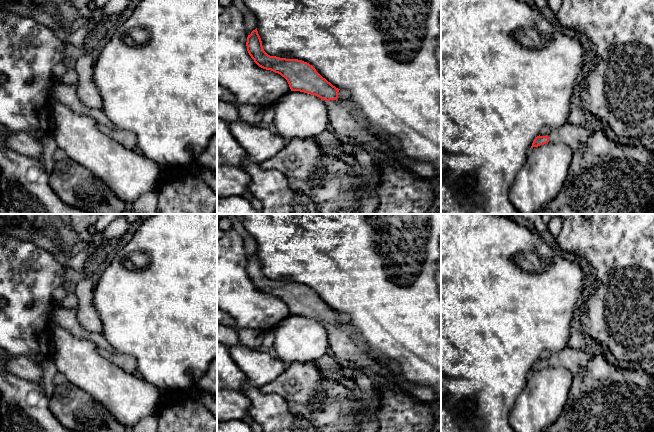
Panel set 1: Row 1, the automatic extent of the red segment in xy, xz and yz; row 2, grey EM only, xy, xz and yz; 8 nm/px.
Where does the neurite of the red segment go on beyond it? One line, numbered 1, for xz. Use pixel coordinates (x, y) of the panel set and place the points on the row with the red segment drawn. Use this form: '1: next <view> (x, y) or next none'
1: next xz (345, 121)

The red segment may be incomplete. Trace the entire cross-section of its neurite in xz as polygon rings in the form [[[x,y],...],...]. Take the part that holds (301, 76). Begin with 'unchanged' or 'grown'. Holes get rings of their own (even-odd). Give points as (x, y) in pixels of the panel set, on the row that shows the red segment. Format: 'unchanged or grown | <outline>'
grown | [[[257,28],[248,35],[246,46],[254,62],[259,67],[284,77],[291,91],[309,93],[326,100],[329,129],[339,138],[363,144],[372,152],[394,160],[431,181],[437,177],[437,171],[433,165],[406,157],[400,151],[400,145],[396,140],[381,141],[378,139],[368,128],[368,124],[356,109],[355,104],[348,99],[339,100],[340,89],[323,78],[312,65],[298,59],[268,55],[263,49]]]

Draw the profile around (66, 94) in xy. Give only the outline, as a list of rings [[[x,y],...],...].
[[[55,81],[49,90],[49,96],[52,101],[60,102],[68,106],[73,112],[91,116],[96,123],[102,128],[115,128],[114,124],[101,109],[88,108],[78,98],[77,86],[67,85]]]

